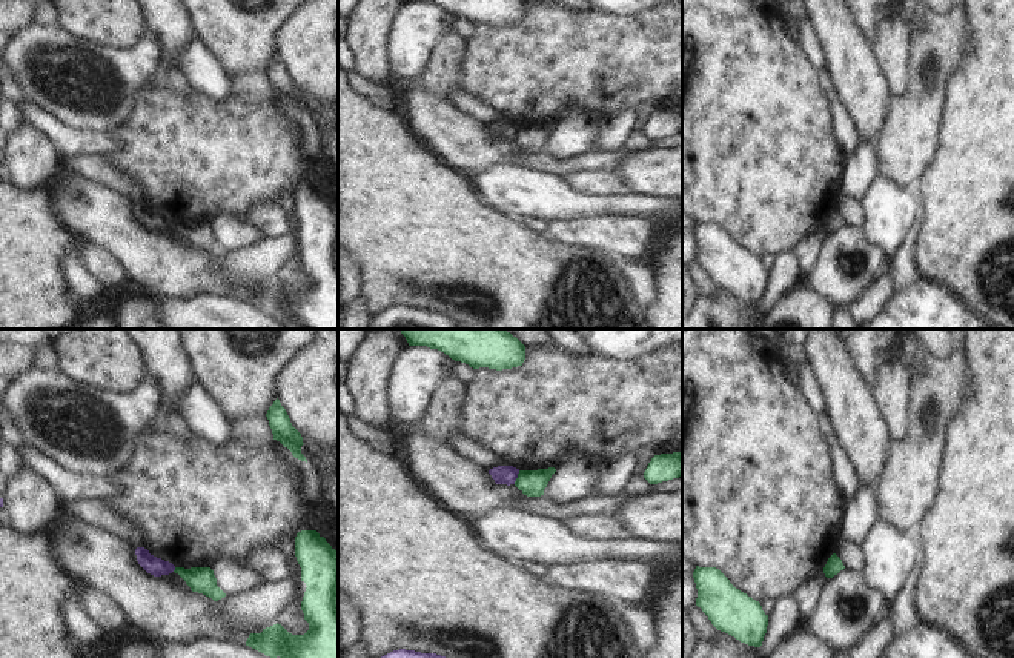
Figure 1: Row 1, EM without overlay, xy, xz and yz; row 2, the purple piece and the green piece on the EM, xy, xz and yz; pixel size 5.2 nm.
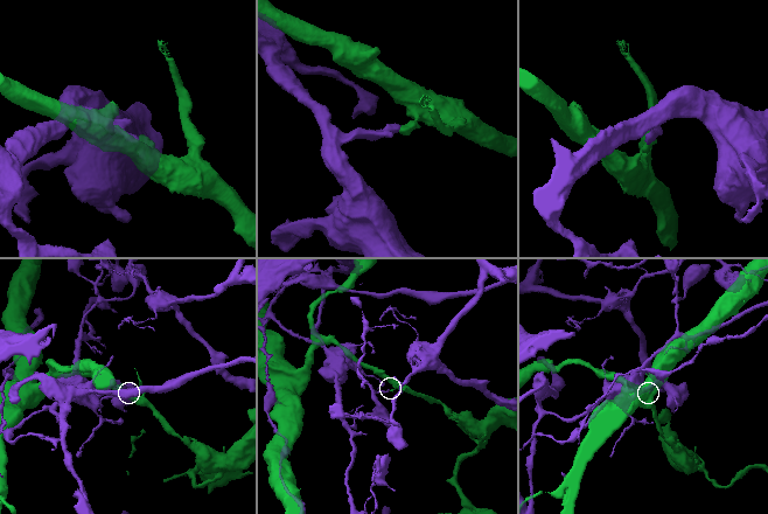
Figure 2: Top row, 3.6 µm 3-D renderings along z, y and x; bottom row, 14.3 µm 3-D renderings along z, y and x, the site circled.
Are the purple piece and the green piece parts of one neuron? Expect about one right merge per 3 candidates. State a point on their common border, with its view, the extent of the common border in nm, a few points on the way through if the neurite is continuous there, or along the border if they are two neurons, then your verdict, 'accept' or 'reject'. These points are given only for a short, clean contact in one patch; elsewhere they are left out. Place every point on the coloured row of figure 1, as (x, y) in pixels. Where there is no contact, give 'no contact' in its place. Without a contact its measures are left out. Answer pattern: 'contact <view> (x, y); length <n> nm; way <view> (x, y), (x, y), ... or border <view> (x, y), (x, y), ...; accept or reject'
contact xz (516, 477); length 80 nm; reject

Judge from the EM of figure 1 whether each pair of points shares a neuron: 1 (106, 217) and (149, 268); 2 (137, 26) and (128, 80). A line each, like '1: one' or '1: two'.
1: one
2: two

